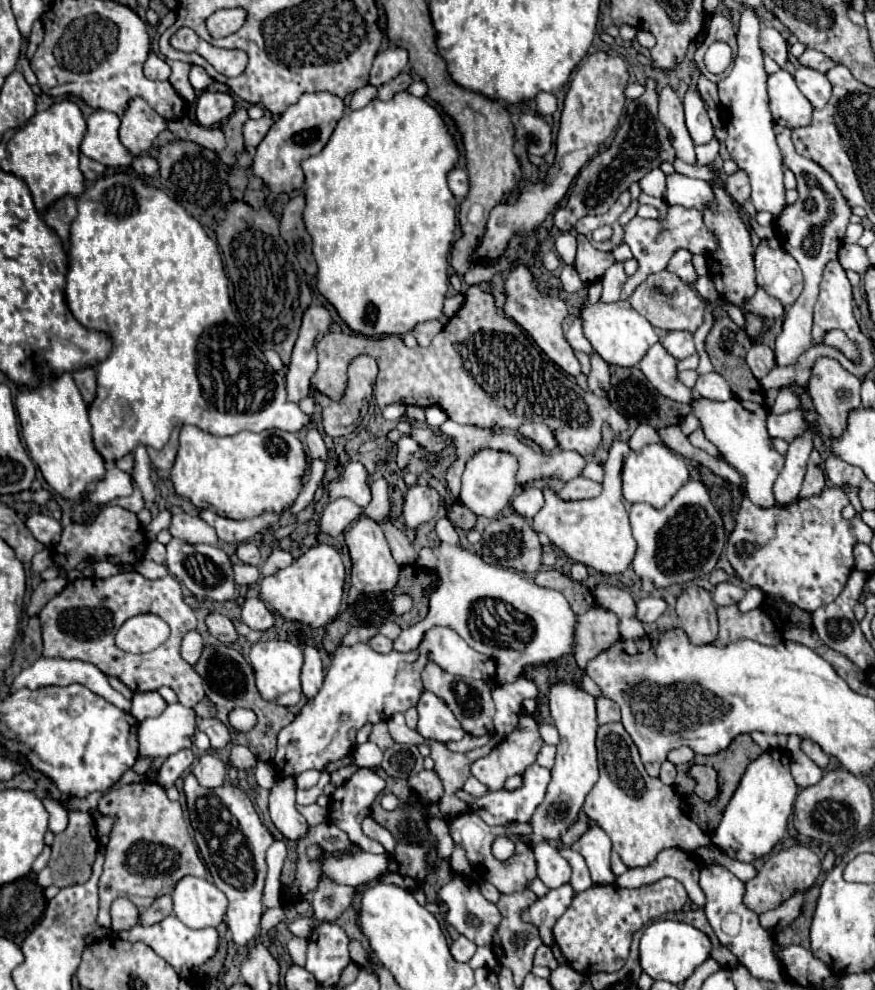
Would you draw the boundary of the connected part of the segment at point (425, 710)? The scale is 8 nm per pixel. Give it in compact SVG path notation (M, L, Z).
M424 691L418 705L418 733L426 739L436 741L458 741L464 737L464 729L460 727L454 713L448 709L448 705L436 697L432 691Z

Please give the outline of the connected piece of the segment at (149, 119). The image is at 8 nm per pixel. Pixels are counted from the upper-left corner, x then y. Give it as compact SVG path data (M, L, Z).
M134 99L122 117L120 141L130 155L140 157L150 151L152 141L164 129L168 129L166 119L162 119L144 99Z

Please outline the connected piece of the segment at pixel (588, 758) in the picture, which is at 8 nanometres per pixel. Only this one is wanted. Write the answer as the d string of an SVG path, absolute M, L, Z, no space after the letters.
M558 683L550 689L550 713L554 719L554 725L560 733L560 743L558 743L558 755L556 755L556 765L552 767L552 781L548 785L544 801L538 805L534 811L530 825L532 833L530 835L520 835L516 839L510 837L496 837L492 843L492 855L508 863L510 857L516 855L516 843L524 843L530 849L538 845L540 841L556 841L566 833L576 821L578 813L582 811L584 797L590 793L594 783L598 781L598 759L596 759L596 705L594 697L588 695L584 689L570 687L568 683Z

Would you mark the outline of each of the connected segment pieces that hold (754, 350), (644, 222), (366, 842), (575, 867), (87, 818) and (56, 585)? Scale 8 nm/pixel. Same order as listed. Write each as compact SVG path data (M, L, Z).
M754 341L748 355L746 355L746 363L748 363L750 371L754 373L754 377L762 379L762 375L766 375L776 365L776 359L774 359L774 353L768 345Z
M670 205L666 217L638 219L638 215L636 215L634 219L630 219L624 225L624 243L630 247L632 255L638 259L638 271L632 277L628 277L620 299L628 299L632 295L632 291L650 273L664 271L676 249L688 249L690 253L702 253L702 255L708 253L710 255L710 251L714 251L714 247L716 247L716 239L708 233L708 229L702 221L702 211L686 209L686 207L680 207L680 205Z
M362 767L362 769L358 769L344 785L340 785L340 787L332 793L330 805L328 805L328 817L330 817L330 821L332 821L336 827L340 827L340 829L348 835L348 839L350 839L354 845L358 845L362 851L368 851L368 853L386 853L386 849L384 849L378 841L368 839L368 837L362 833L362 829L360 829L362 821L370 815L370 805L372 805L372 801L380 795L380 791L382 791L384 787L386 787L384 779L382 779L374 769Z
M566 847L560 849L560 851L562 851L562 857L564 857L564 859L570 863L570 867L572 867L572 879L570 879L570 885L574 887L574 891L580 893L580 891L592 887L590 871L588 871L588 867L586 867L584 857L582 857L578 851L566 849Z
M68 811L68 827L66 831L58 833L52 843L52 857L48 861L50 871L40 871L38 873L38 883L42 887L56 885L56 887L68 887L74 883L84 883L92 875L92 863L94 855L98 849L98 835L96 835L96 825L90 813L86 811Z
M56 577L56 579L52 579L52 581L42 581L42 583L34 589L34 593L32 593L32 597L30 597L30 603L28 603L28 607L26 607L26 613L28 613L30 617L32 617L32 615L38 615L40 609L42 609L54 595L58 595L58 593L64 589L66 583L68 583L66 577Z

